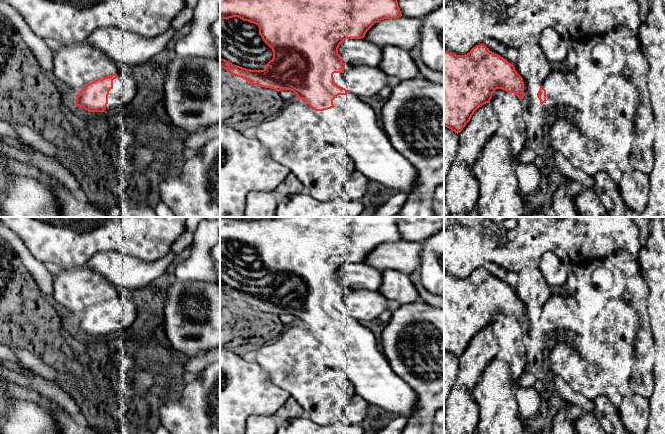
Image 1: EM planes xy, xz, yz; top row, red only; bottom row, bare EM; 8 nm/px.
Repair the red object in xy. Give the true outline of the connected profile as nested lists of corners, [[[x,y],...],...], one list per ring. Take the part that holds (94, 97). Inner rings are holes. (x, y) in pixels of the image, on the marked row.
[[[119,71],[111,76],[97,79],[86,84],[85,88],[76,95],[76,106],[84,108],[88,112],[105,112],[108,104],[109,91],[117,96],[117,102],[130,106],[137,99],[140,88],[136,79],[129,74]]]

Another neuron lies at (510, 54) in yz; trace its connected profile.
[[[485,37],[483,45],[485,45],[490,51],[500,55],[513,65],[518,58],[518,51],[516,49],[503,46],[500,42],[494,39]]]

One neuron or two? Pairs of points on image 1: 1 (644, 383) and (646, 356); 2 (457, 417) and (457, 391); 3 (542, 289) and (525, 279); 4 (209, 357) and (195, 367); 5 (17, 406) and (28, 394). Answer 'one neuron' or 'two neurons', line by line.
1: two neurons
2: one neuron
3: one neuron
4: one neuron
5: two neurons

